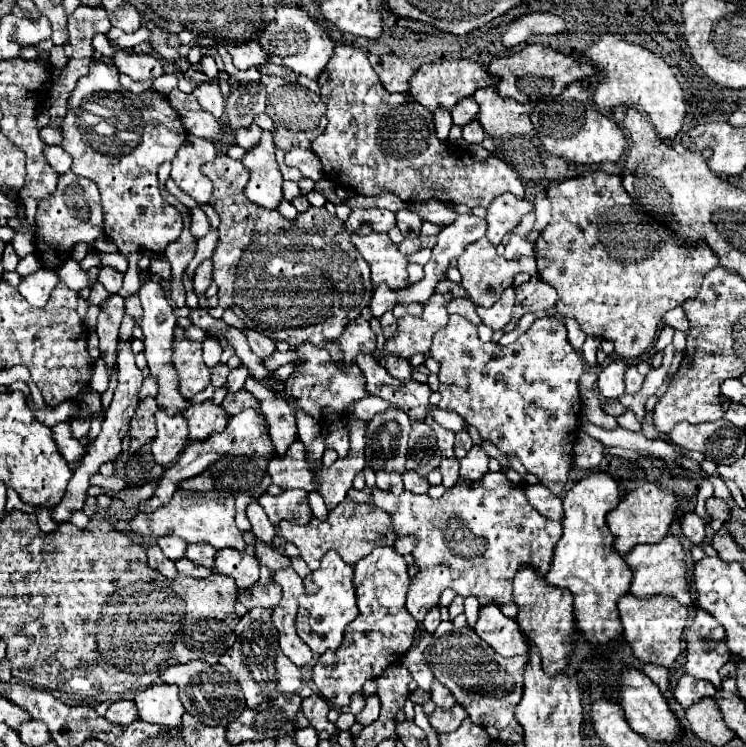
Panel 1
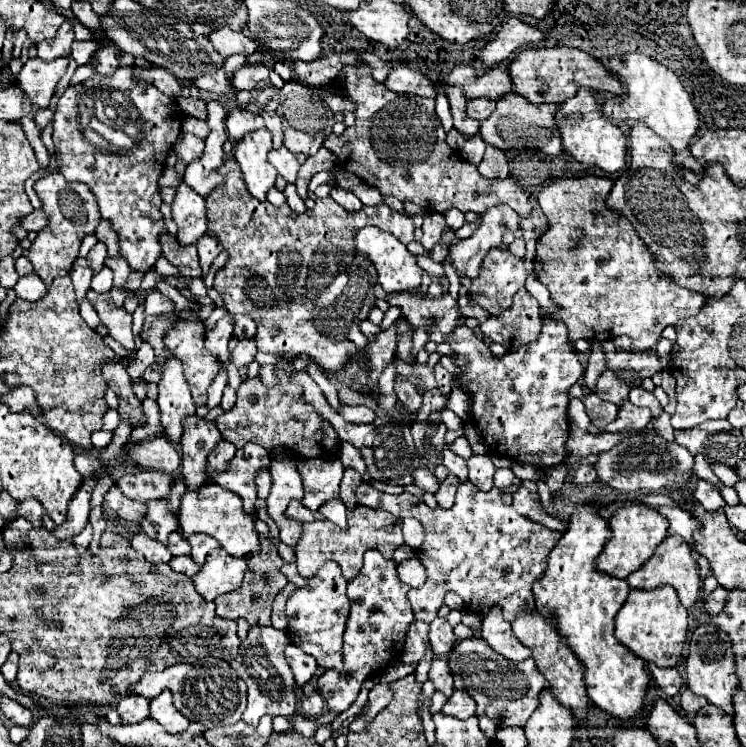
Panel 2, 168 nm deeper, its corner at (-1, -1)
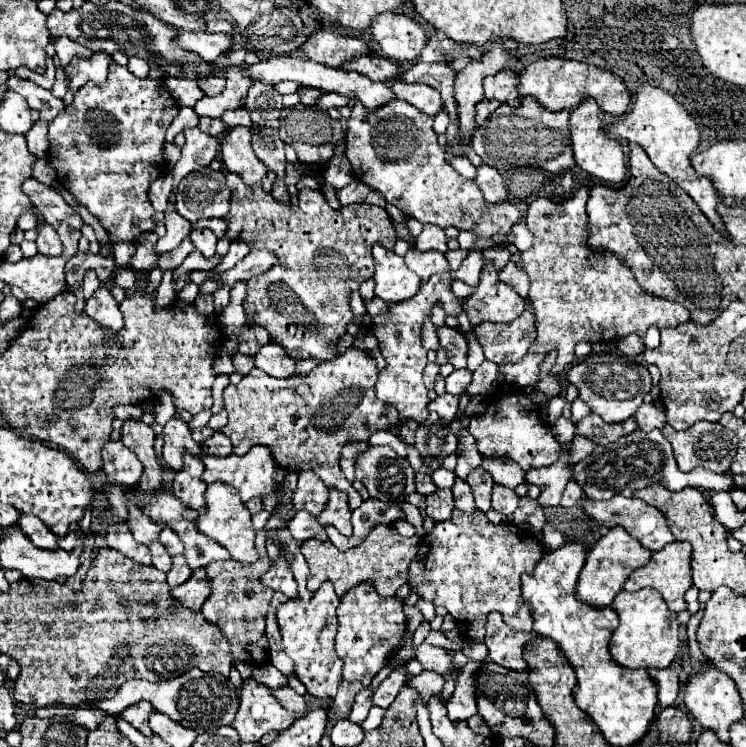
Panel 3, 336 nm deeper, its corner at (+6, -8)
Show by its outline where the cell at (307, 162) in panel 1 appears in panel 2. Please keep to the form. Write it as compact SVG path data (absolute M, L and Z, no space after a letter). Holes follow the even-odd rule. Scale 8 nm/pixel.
M280 146L278 150L272 150L268 154L268 160L278 170L278 174L282 174L286 178L286 182L296 182L298 168L304 164L306 156L304 154L294 154L286 146Z

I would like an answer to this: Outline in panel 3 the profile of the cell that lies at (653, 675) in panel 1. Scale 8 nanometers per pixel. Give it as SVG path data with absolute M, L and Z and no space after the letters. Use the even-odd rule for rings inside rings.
M651 669L649 677L655 681L659 691L659 705L669 707L677 699L679 693L679 679L673 669Z

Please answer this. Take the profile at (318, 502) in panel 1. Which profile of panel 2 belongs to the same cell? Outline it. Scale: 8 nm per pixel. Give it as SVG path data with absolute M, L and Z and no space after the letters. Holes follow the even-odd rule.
M330 500L328 504L324 504L320 508L320 512L324 514L326 520L334 522L338 528L348 528L348 522L346 522L346 506L340 500Z

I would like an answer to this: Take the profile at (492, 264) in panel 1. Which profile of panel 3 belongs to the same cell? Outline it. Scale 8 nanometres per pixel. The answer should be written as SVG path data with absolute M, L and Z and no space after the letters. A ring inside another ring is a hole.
M485 265L481 271L481 281L475 287L473 295L467 297L463 309L471 321L471 325L479 325L483 321L493 323L509 323L525 309L523 297L507 283L503 283L497 275L495 265Z

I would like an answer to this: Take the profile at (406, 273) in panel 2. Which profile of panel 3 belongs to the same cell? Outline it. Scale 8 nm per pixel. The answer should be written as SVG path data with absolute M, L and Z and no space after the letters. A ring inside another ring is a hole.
M373 245L373 259L375 259L375 295L387 303L399 303L413 297L419 287L421 279L407 269L403 257L397 253L389 253L383 245Z

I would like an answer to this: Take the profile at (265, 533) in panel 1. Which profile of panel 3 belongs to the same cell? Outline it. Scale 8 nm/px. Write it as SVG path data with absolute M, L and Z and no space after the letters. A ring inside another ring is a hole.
M255 445L247 455L229 455L229 457L209 457L203 455L203 481L205 483L225 483L229 487L235 487L241 495L241 501L247 503L251 497L259 497L263 489L275 489L279 481L283 481L283 469L273 461L269 455L269 449L265 445Z

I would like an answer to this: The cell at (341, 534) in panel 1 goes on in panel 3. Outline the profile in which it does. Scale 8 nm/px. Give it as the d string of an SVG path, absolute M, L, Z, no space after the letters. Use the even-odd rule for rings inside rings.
M383 523L375 525L369 531L367 539L349 551L339 551L331 541L317 541L317 539L303 541L301 553L305 555L311 571L307 579L307 589L317 591L323 581L331 581L335 587L335 593L341 597L353 585L361 581L371 581L379 595L385 595L385 597L395 595L395 591L403 583L407 583L407 567L409 567L409 561L417 555L419 545L421 545L419 535L401 537L393 525L383 525Z

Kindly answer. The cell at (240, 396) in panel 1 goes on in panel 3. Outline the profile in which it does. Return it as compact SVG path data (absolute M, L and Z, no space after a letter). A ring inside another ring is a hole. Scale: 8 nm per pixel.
M349 347L345 353L337 355L333 361L319 363L305 375L295 373L291 377L279 379L255 367L249 371L249 375L241 379L239 385L229 385L223 391L225 409L229 413L229 423L219 431L231 437L235 455L245 455L253 445L269 445L269 451L273 453L273 459L277 461L277 465L281 465L287 471L289 469L315 471L327 487L347 493L349 507L357 509L363 499L353 489L353 485L343 477L339 469L341 449L347 441L367 441L375 429L389 429L399 421L397 409L393 409L393 405L385 405L383 401L375 397L377 373L379 369L377 369L375 357L371 357L369 351L357 349L357 347Z

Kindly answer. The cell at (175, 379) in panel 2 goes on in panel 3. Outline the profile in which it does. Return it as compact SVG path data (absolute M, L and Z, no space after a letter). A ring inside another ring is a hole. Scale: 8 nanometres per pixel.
M173 415L165 427L163 427L163 459L169 463L171 469L181 469L183 467L183 451L191 451L191 453L201 453L201 445L197 441L193 441L191 431L187 421L183 421L181 417Z

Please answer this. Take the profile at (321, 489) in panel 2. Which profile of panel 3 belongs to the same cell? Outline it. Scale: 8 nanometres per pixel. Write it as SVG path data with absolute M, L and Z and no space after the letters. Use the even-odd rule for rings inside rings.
M329 489L329 501L327 501L325 509L317 515L317 521L321 525L335 525L339 533L351 535L349 519L351 519L351 509L347 505L347 495L337 489Z

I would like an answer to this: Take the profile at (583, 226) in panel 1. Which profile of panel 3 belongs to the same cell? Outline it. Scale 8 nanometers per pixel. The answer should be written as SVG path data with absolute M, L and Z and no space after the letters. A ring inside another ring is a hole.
M581 187L565 203L553 203L547 197L537 197L527 207L525 221L533 231L535 241L531 249L521 253L517 265L531 281L529 299L537 319L537 339L521 361L499 367L501 383L521 387L533 385L539 375L539 363L551 349L557 349L559 353L553 373L561 373L575 359L573 349L579 341L615 341L631 333L643 339L649 327L667 329L691 319L683 305L643 291L623 261L617 261L611 253L589 249L589 219L585 213L587 201L589 187Z

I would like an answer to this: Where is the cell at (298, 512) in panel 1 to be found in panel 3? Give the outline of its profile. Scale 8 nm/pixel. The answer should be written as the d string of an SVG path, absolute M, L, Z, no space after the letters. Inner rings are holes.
M299 511L299 513L289 521L287 527L289 527L291 535L293 535L299 543L303 543L305 539L313 539L313 537L317 537L317 539L321 539L321 541L327 541L325 529L317 523L315 515L311 515L309 511Z

